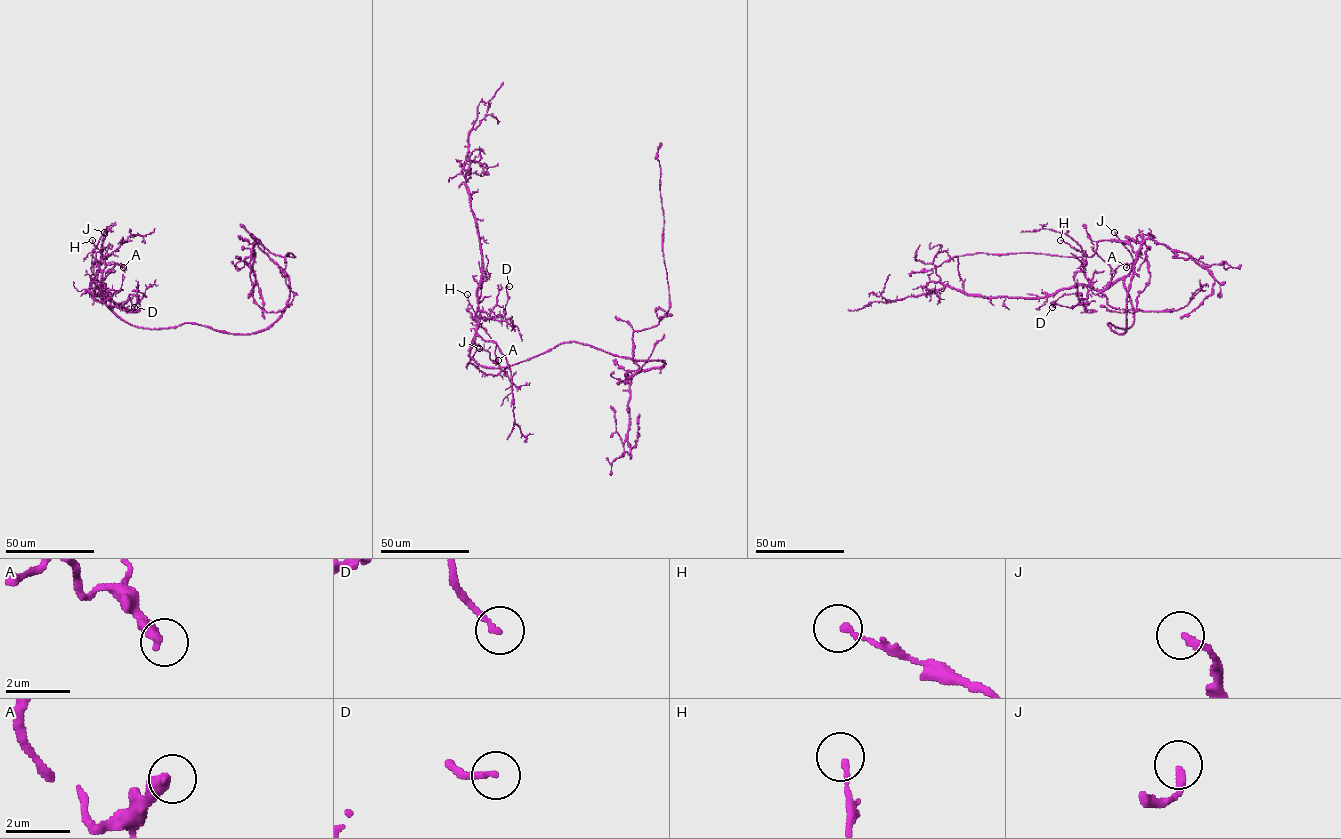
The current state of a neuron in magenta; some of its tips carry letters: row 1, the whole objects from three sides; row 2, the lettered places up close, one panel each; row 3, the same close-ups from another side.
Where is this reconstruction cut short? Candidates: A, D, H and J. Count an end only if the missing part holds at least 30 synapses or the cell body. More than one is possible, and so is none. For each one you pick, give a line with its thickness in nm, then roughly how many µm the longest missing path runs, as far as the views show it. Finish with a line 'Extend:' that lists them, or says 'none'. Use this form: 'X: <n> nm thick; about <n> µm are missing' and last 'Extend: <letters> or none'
J: 220 nm thick; about 80 µm are missing
Extend: J

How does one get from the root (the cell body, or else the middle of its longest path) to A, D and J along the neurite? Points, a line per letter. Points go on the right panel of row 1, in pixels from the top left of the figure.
A: (1108, 323), (1128, 328), (1133, 322), (1133, 305), (1124, 280), (1108, 284), (1118, 266), (1127, 263), (1126, 267)
D: (1108, 323), (1128, 328), (1133, 322), (1123, 279), (1100, 290), (1079, 285), (1082, 303), (1064, 294), (1052, 307)
J: (1108, 323), (1128, 328), (1133, 322), (1133, 305), (1124, 286), (1124, 279), (1133, 266), (1133, 257), (1114, 232)

